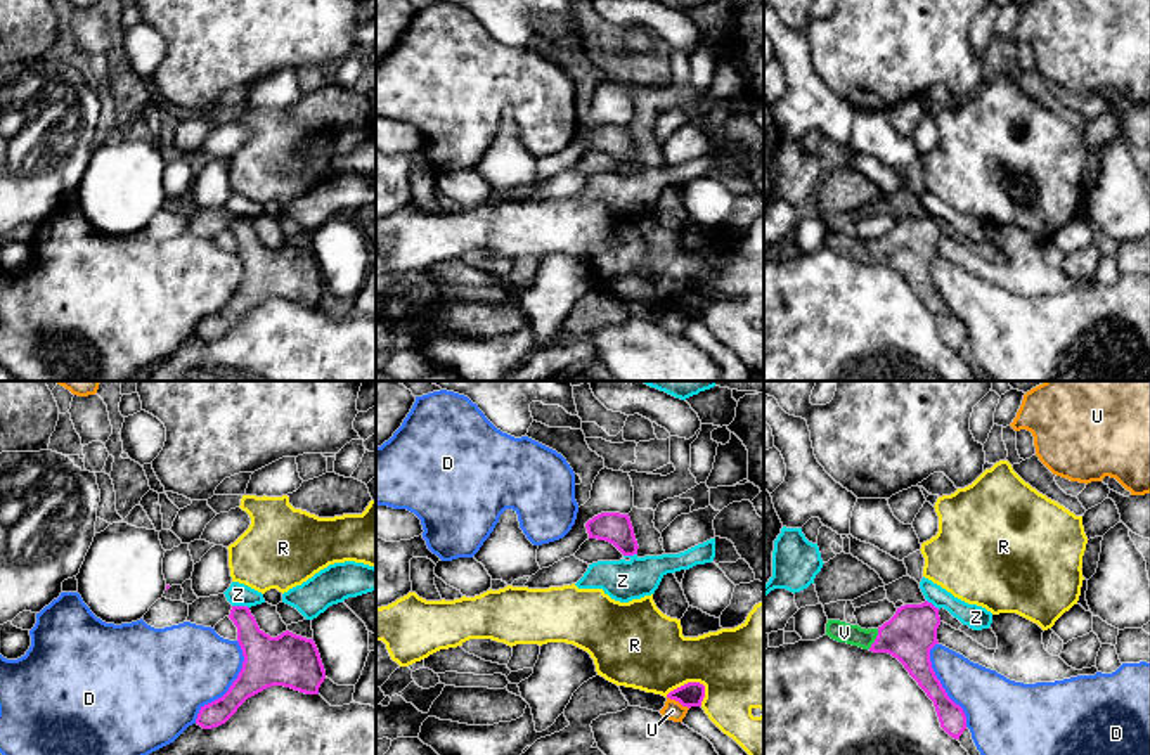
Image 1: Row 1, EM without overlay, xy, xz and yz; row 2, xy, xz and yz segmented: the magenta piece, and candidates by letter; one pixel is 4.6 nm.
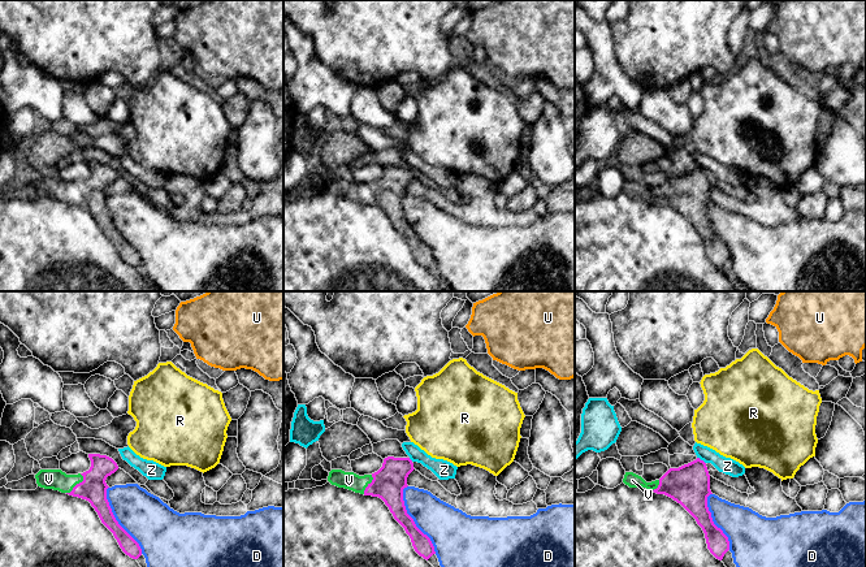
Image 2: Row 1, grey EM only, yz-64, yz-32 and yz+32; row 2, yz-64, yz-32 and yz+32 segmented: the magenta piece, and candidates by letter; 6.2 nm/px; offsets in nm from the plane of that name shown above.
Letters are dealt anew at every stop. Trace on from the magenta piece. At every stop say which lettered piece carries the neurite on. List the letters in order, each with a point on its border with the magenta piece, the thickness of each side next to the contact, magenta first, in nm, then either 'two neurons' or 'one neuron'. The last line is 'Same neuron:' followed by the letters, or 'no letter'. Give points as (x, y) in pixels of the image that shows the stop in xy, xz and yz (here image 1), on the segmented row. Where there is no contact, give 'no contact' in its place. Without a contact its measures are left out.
D: contact xy (231, 686); calibres 220 and 400 nm; two neurons
R: contact xz (684, 684); calibres 110 and 360 nm; two neurons
U: contact xz (678, 700); calibres 110 and 90 nm; two neurons
V: contact yz (875, 639); calibres 240 and 100 nm; one neuron
Z: contact xy (241, 606); calibres 190 and 110 nm; two neurons
Same neuron: V

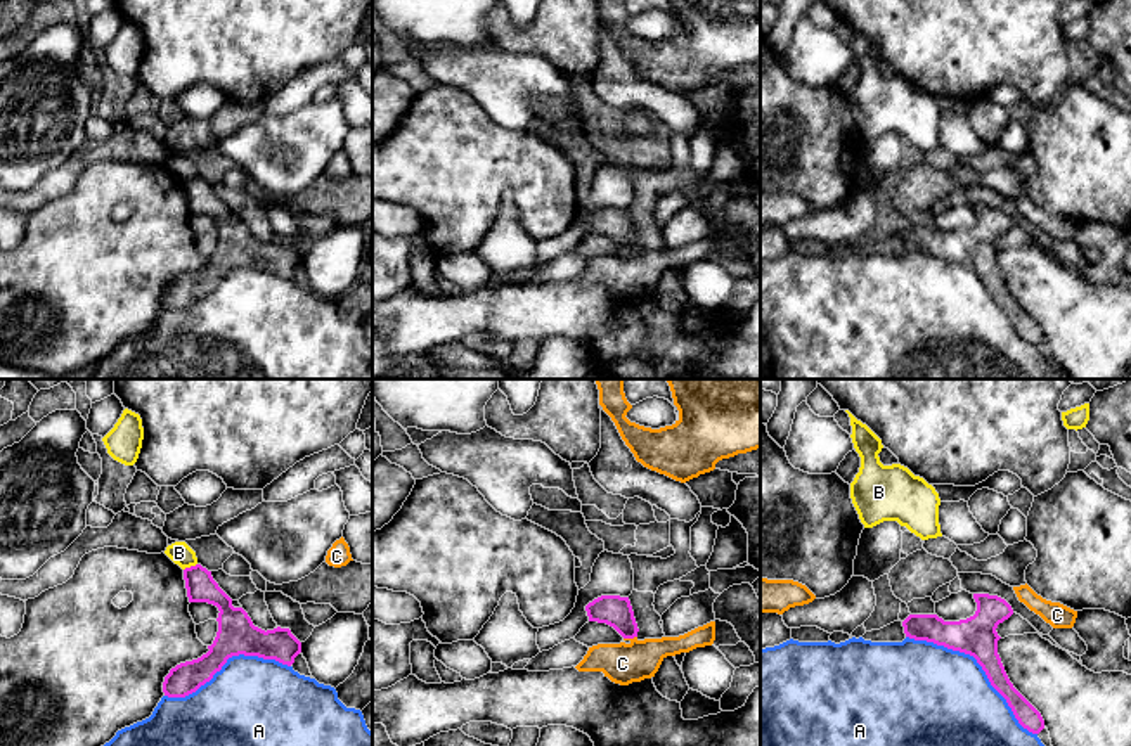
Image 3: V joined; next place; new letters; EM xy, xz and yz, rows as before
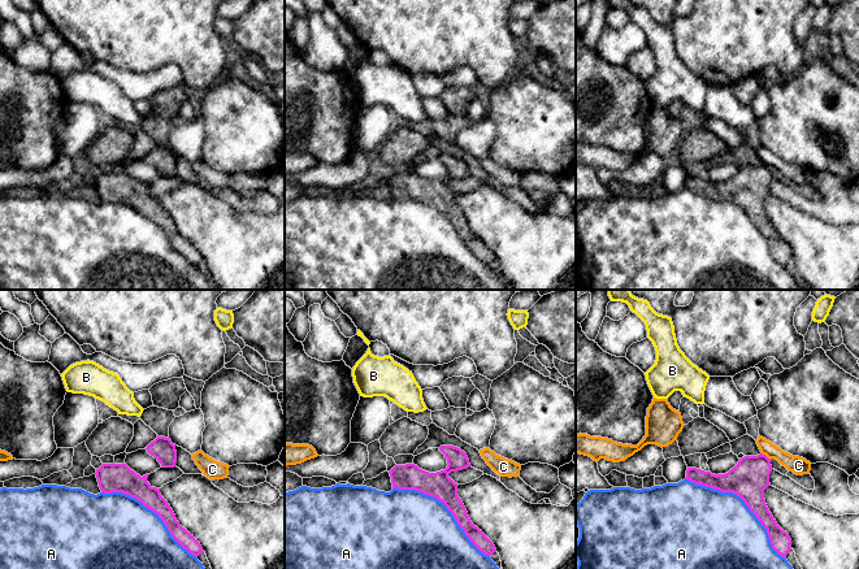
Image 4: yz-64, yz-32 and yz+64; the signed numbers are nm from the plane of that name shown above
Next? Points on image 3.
A: contact yz (979, 663); calibres 190 and 460 nm; two neurons
B: contact xy (191, 566); calibres 140 and 100 nm; two neurons
C: contact xz (629, 637); calibres 140 and 190 nm; two neurons
Same neuron: no letter

